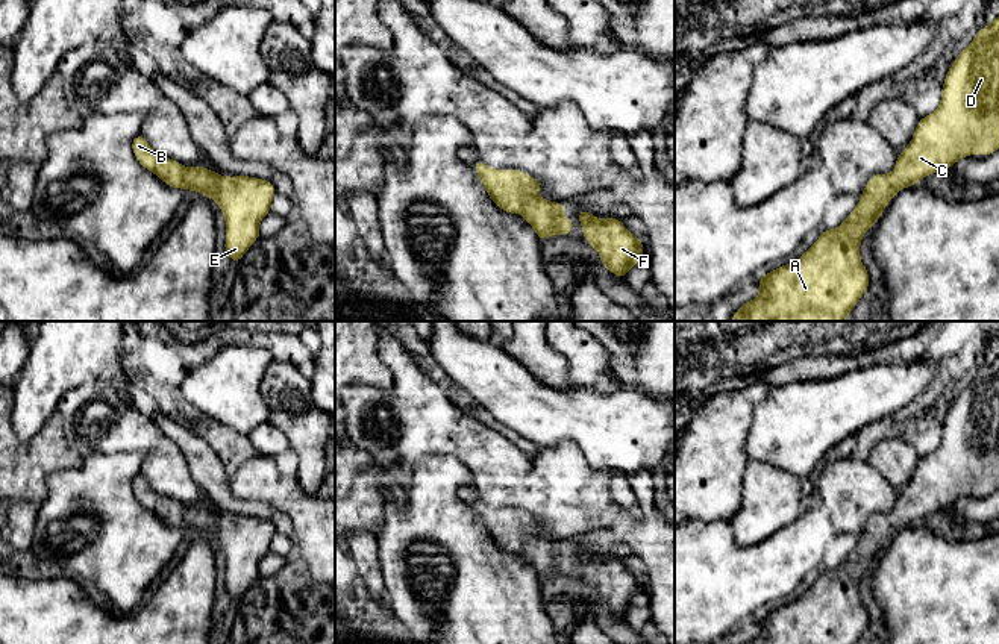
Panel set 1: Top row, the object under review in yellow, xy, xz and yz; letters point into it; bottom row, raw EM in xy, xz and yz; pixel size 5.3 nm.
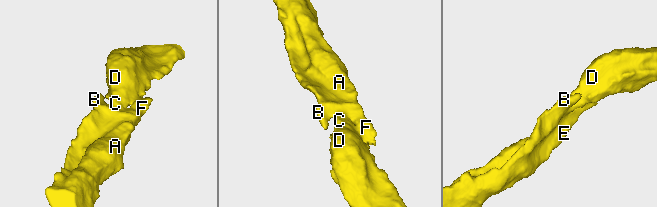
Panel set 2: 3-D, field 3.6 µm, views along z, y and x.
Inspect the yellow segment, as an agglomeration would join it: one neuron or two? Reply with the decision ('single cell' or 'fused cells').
single cell

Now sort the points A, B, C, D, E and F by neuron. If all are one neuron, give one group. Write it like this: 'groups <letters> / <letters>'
groups A B C D E F

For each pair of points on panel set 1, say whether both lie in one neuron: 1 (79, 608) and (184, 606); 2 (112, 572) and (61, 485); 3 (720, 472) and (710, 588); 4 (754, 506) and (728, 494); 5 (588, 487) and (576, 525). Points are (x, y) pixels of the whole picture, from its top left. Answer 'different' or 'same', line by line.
1: same
2: same
3: different
4: different
5: different

